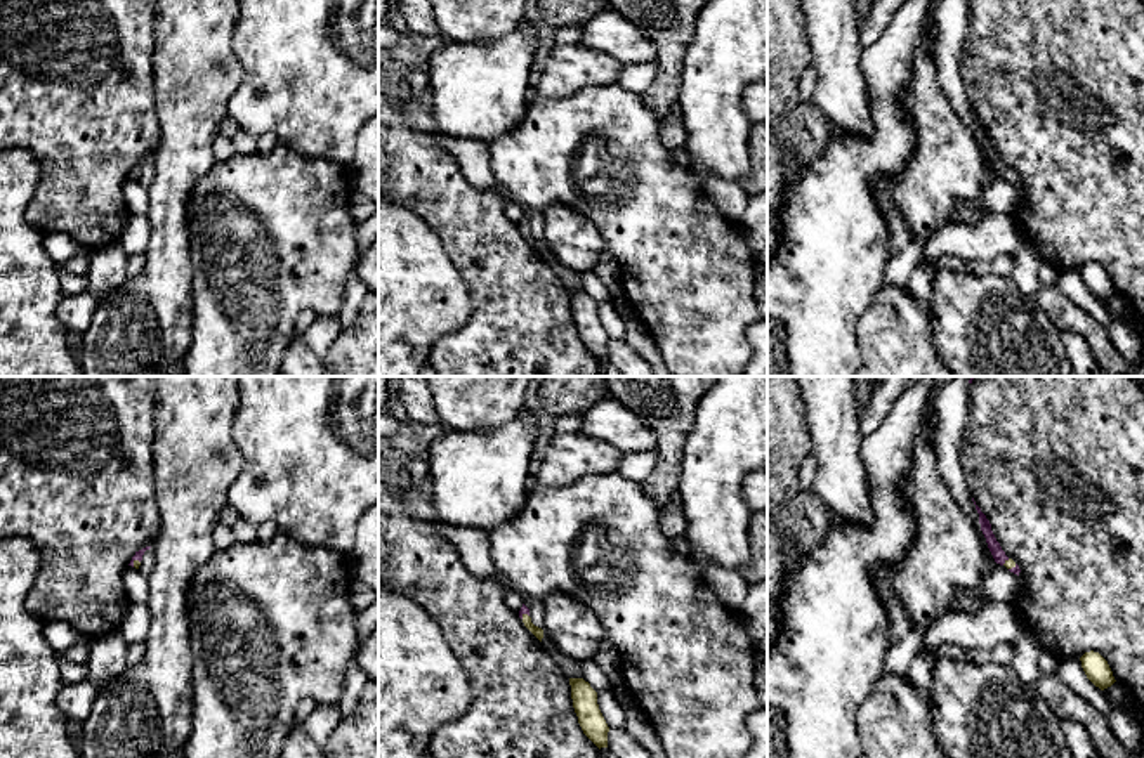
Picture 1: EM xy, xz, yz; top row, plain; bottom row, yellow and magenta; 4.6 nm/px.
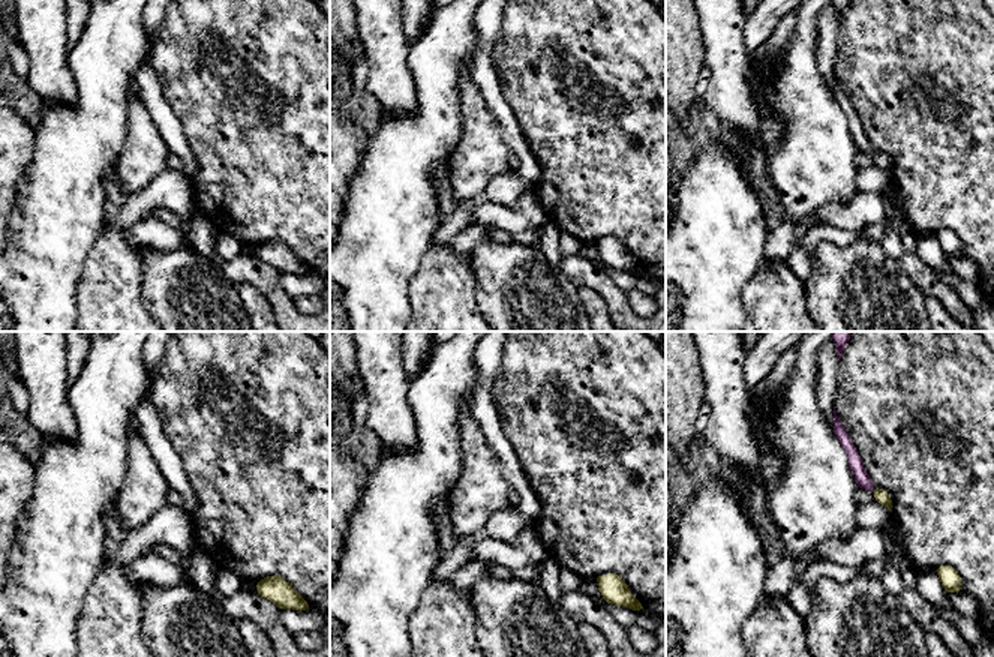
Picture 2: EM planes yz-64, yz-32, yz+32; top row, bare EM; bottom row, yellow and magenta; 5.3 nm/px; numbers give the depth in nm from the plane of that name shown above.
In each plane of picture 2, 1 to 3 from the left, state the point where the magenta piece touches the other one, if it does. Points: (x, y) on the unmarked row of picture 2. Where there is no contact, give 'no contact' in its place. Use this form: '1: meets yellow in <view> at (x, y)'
1: no contact
2: no contact
3: no contact

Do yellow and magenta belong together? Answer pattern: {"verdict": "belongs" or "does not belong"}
{"verdict": "does not belong"}

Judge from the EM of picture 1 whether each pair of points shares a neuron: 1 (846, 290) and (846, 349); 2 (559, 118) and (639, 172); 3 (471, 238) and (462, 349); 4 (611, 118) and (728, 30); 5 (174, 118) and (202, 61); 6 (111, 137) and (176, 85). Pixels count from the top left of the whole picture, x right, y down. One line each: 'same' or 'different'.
1: same
2: same
3: same
4: different
5: same
6: different

